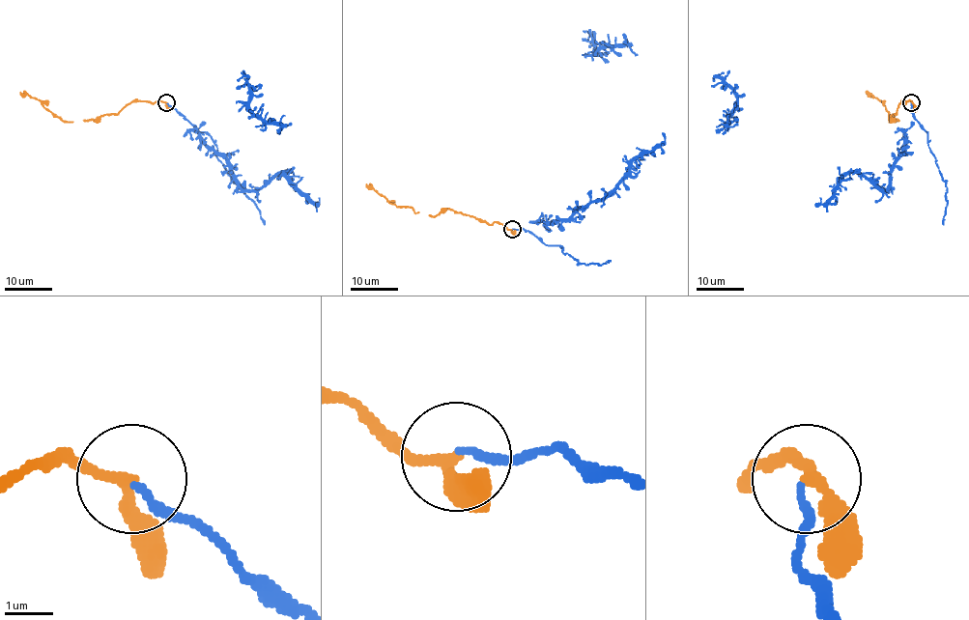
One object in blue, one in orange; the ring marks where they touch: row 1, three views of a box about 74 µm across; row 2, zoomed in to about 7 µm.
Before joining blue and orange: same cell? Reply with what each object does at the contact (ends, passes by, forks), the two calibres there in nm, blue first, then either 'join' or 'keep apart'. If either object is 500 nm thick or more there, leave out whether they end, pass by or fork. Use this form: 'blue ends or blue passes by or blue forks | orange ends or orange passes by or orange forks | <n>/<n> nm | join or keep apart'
blue ends | orange passes by | 160/240 nm | join

